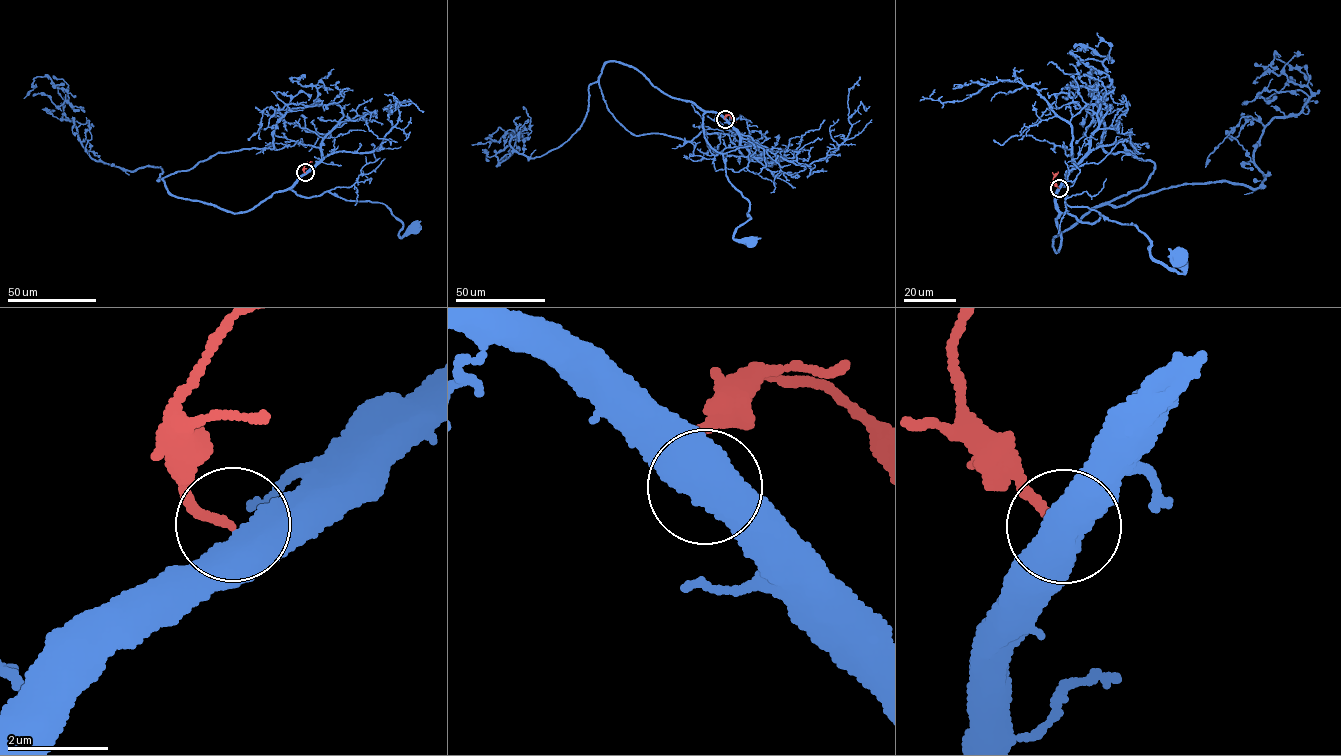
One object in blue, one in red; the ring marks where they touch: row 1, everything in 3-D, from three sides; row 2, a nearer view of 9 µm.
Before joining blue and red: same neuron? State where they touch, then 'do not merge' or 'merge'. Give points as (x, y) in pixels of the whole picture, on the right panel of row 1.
(1059, 188) | do not merge

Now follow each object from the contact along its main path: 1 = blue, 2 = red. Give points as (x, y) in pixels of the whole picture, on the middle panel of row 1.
1: (724, 119), (705, 113), (703, 137), (722, 153), (726, 176), (748, 202), (750, 218), (733, 235), (749, 242)
2: (724, 119), (728, 115), (736, 122)

